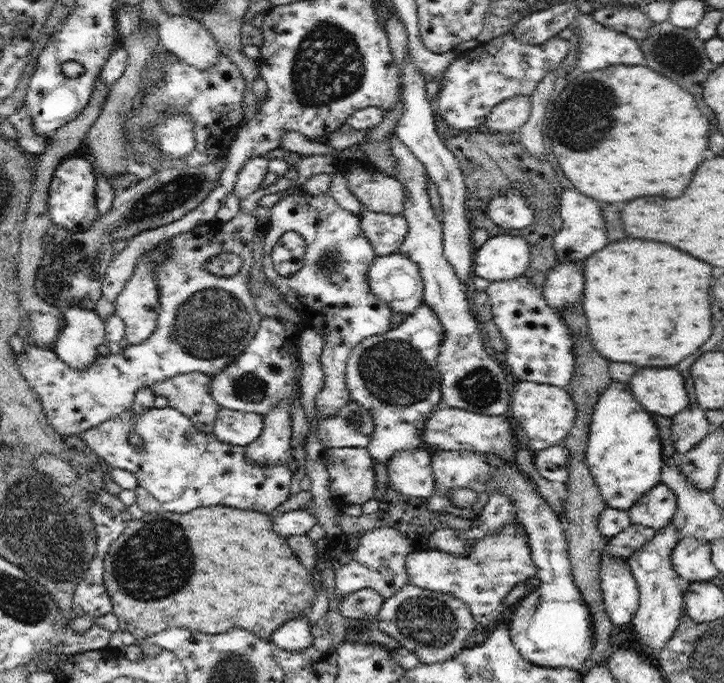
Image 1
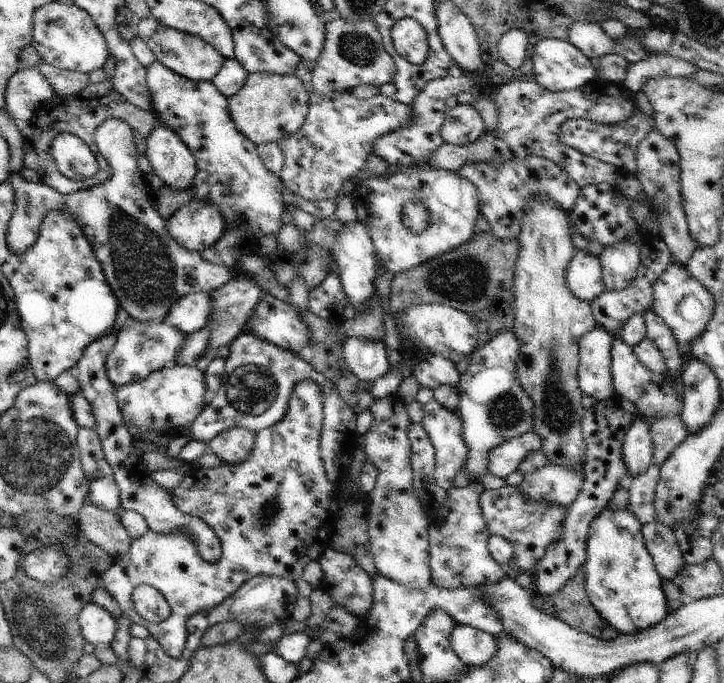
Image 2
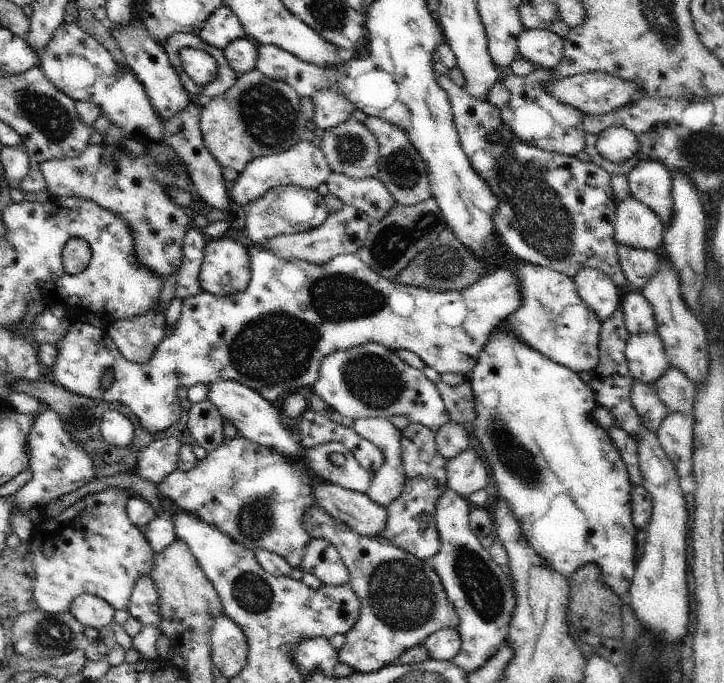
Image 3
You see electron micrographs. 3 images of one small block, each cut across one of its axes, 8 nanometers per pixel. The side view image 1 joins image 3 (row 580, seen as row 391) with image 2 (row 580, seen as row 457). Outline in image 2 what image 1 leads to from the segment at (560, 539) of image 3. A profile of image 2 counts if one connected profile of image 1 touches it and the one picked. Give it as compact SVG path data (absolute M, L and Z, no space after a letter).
M605 509L593 519L587 534L587 550L582 568L585 570L585 590L594 609L620 634L635 634L655 626L669 613L664 593L663 578L655 568L652 556L646 549L642 535L643 525L628 509Z

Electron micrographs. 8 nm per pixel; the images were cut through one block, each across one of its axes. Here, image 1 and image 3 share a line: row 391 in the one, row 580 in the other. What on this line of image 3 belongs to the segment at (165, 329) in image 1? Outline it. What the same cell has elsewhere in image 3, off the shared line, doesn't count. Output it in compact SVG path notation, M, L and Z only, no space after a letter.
M108 488L88 494L56 517L44 516L26 542L34 556L36 582L32 596L39 609L52 614L66 614L70 604L80 594L92 594L106 600L114 610L126 609L135 586L142 576L150 576L154 570L154 550L148 544L143 530L134 526L126 514L130 494L122 488Z

